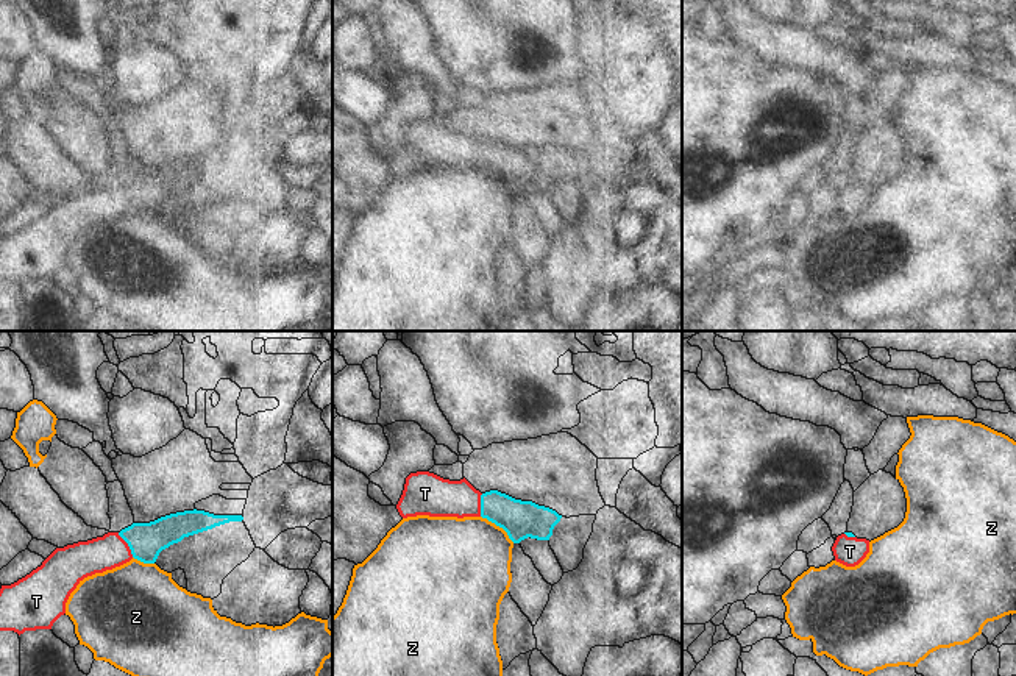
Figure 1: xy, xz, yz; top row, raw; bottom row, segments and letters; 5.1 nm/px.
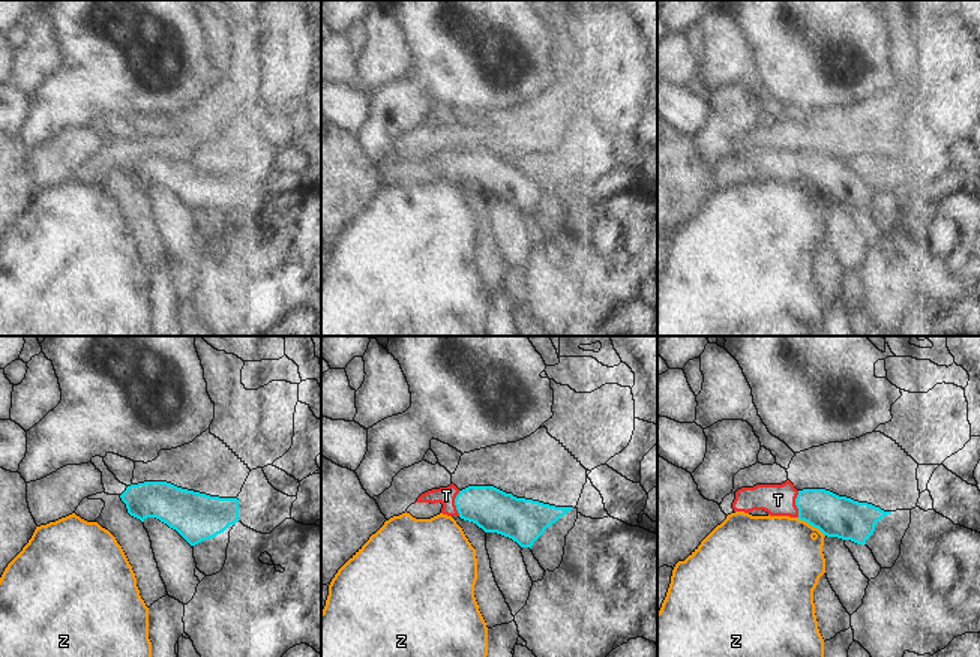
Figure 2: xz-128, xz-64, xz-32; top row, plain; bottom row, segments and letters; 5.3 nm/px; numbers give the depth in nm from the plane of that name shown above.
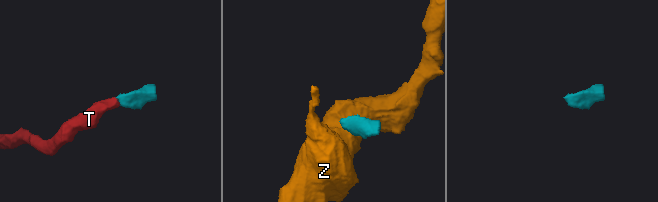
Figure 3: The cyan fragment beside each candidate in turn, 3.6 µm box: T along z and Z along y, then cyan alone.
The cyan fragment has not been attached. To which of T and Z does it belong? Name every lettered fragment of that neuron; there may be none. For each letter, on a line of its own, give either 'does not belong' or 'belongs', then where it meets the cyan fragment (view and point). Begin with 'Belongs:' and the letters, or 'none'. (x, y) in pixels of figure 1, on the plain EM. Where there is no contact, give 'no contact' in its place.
Belongs: T
T: belongs; meets cyan in xy at (128, 195)
Z: does not belong; meets cyan in xz at (498, 175)

